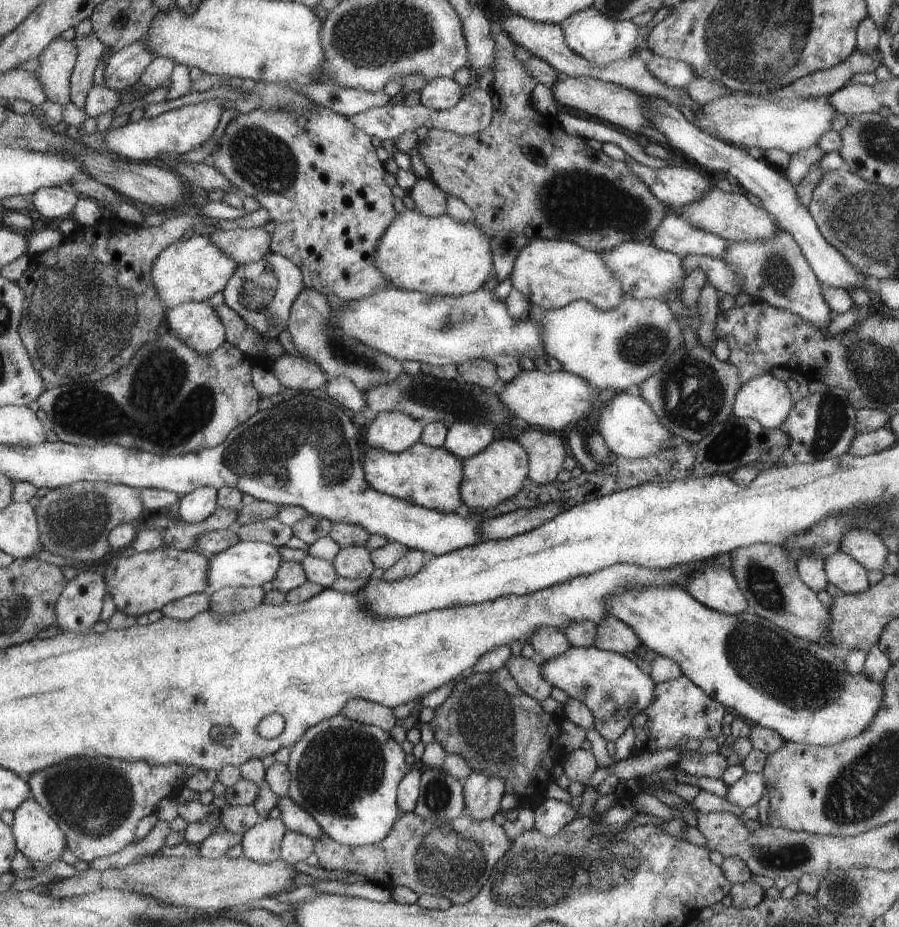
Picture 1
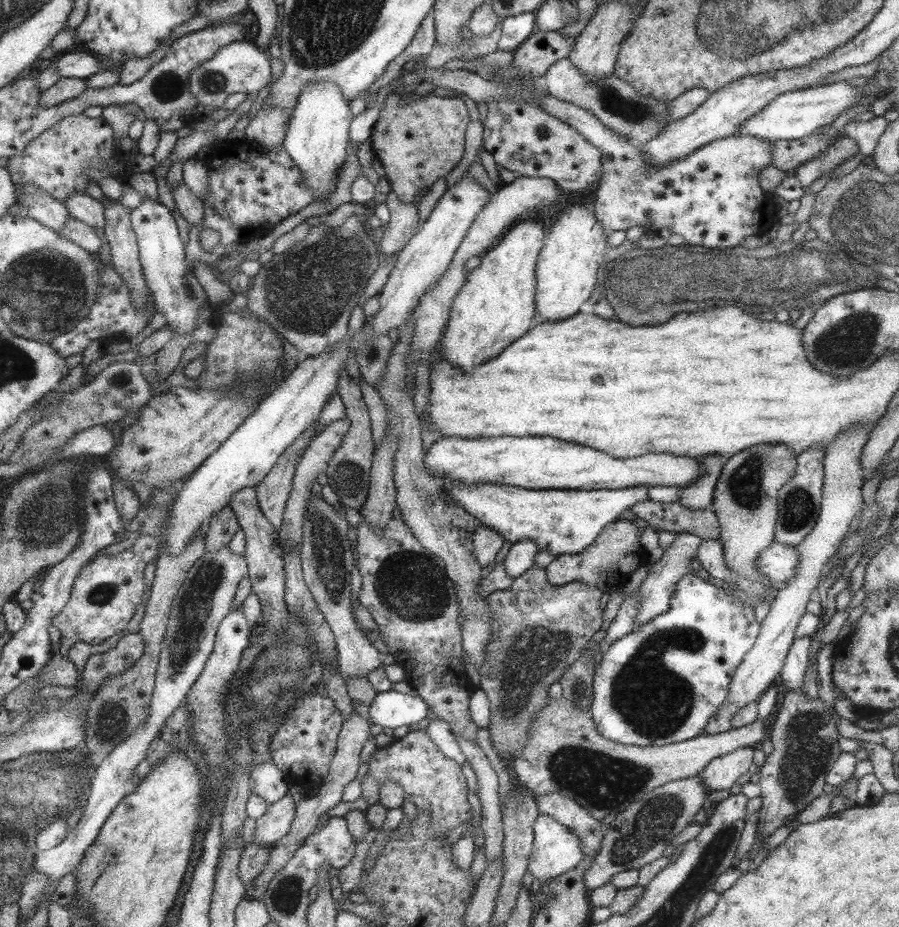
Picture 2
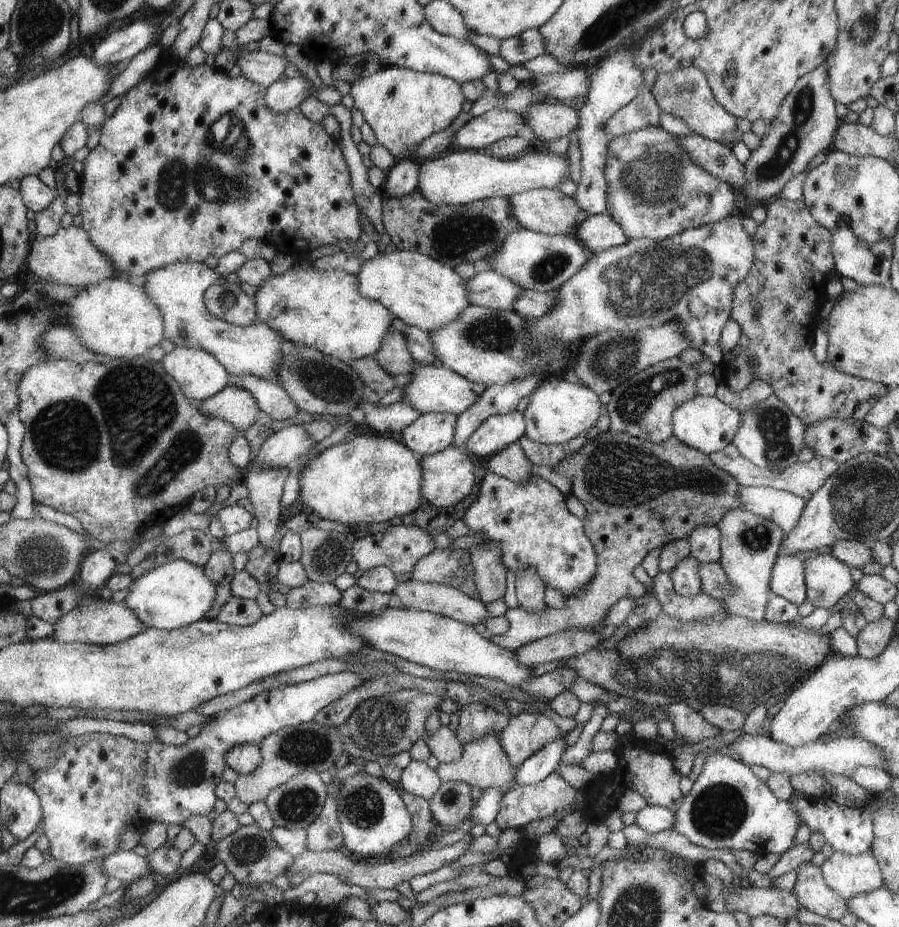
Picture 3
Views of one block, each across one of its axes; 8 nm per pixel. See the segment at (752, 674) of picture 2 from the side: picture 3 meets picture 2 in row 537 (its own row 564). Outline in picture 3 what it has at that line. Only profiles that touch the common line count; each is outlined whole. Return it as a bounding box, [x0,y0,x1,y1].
[804,553,853,612]

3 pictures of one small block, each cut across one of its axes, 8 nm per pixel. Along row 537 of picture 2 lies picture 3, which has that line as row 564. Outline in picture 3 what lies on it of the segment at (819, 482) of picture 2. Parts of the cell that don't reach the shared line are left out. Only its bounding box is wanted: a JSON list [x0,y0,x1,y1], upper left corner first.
[770,554,807,606]

